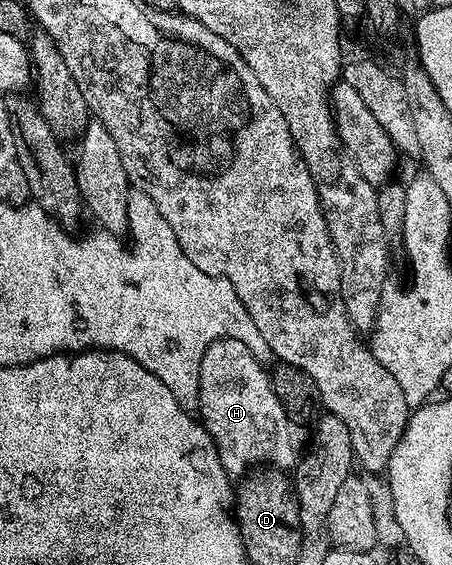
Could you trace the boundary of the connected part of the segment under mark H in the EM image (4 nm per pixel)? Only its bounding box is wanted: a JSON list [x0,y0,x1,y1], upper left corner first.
[197,337,301,478]

